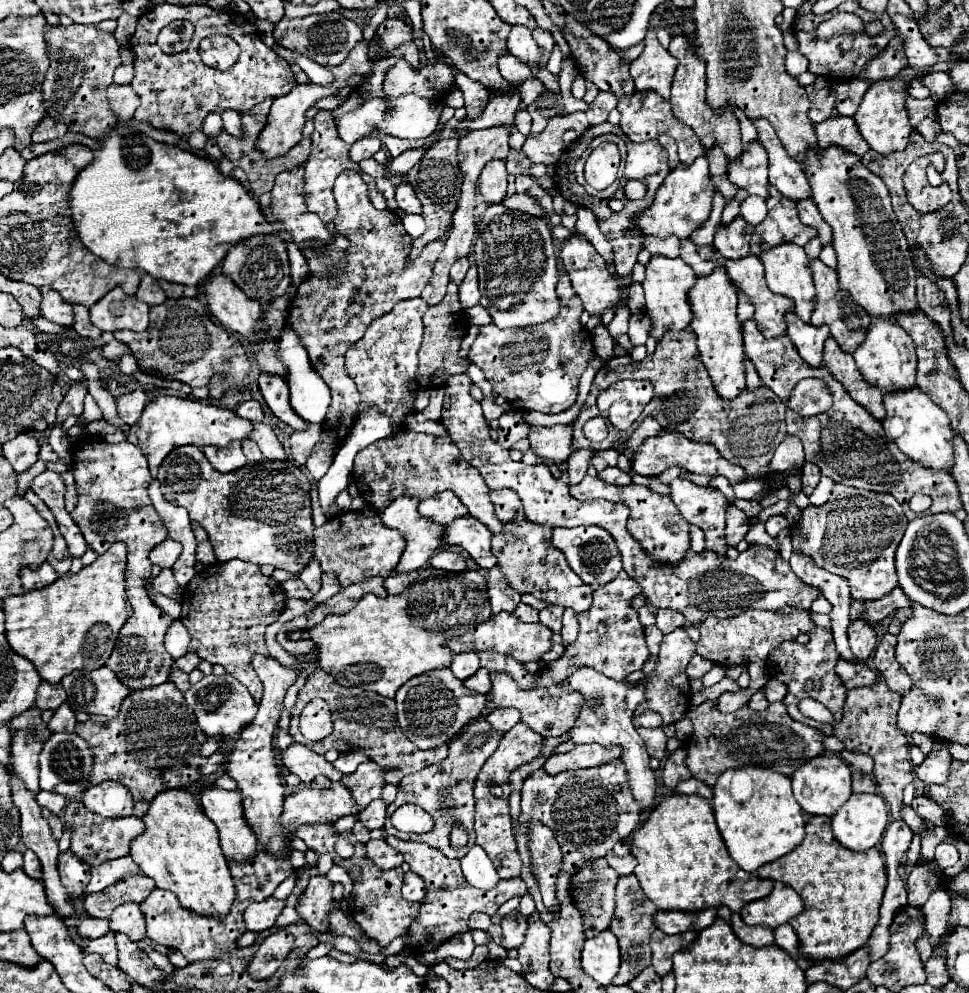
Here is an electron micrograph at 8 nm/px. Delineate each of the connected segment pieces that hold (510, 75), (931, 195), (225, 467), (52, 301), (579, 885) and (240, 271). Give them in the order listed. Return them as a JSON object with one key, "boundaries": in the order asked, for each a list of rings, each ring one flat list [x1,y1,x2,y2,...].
{"boundaries":[[[504,53,498,57,498,65,500,65,500,73,512,87,520,87,522,81,534,77,530,67,524,65,522,61,518,61,514,55]],[[934,152,914,161,904,173,904,189,910,205,918,213,932,213,934,207,943,207,952,199,952,192,948,184,942,183,934,187,926,179,926,167,936,168,942,172,945,168,945,159,942,154]],[[232,441,228,447,204,447,202,451,210,461,210,465,220,473,238,471,240,467,246,465,246,457,242,453,240,441]],[[40,289,42,293,42,305,40,305,40,315,56,325,64,325,70,327,74,321,74,313,72,313,72,305,64,303,62,297,58,297,56,291,46,291]],[[604,857,586,861,570,879,570,897,574,897,578,909,582,911,582,919,596,919,596,933,610,927,610,919,614,917,614,889,618,883,618,873,606,863]],[[254,235,234,245,222,261,222,273,234,279,234,283,250,297,268,307,276,297,284,295,290,285,290,261,286,243,278,235]]]}

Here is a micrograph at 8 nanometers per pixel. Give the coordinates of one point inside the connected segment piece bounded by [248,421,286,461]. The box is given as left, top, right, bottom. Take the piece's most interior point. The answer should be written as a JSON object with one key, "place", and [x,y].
{"place":[263,435]}

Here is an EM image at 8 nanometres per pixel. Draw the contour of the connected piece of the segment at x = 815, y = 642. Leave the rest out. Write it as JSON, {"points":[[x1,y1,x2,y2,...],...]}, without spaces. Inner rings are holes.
{"points":[[814,625,814,629,810,629,810,641,806,645,800,645,798,641,786,641,782,647,778,645,778,649,770,651,770,655,768,655,770,677,782,681,788,687,788,693,784,697,784,705,786,705,790,717,794,721,800,721,804,725,810,725,810,727,822,731,824,735,832,735,834,727,804,717,800,713,800,709,798,709,798,703,804,697,816,699,816,701,820,701,822,705,826,705,832,711,832,715,834,715,836,721,842,719,842,709,844,709,844,701,846,701,848,689,836,677,836,671,834,671,834,665,838,663,838,659,840,659,840,655,836,653,834,639,830,637,830,627,816,627,816,625]]}

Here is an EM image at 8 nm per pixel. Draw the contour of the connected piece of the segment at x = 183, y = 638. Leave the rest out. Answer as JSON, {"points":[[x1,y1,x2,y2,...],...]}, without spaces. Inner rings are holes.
{"points":[[174,621,166,633,166,649,172,655,172,659,184,657,184,653,188,653,188,643,190,643,190,633,180,621]]}

